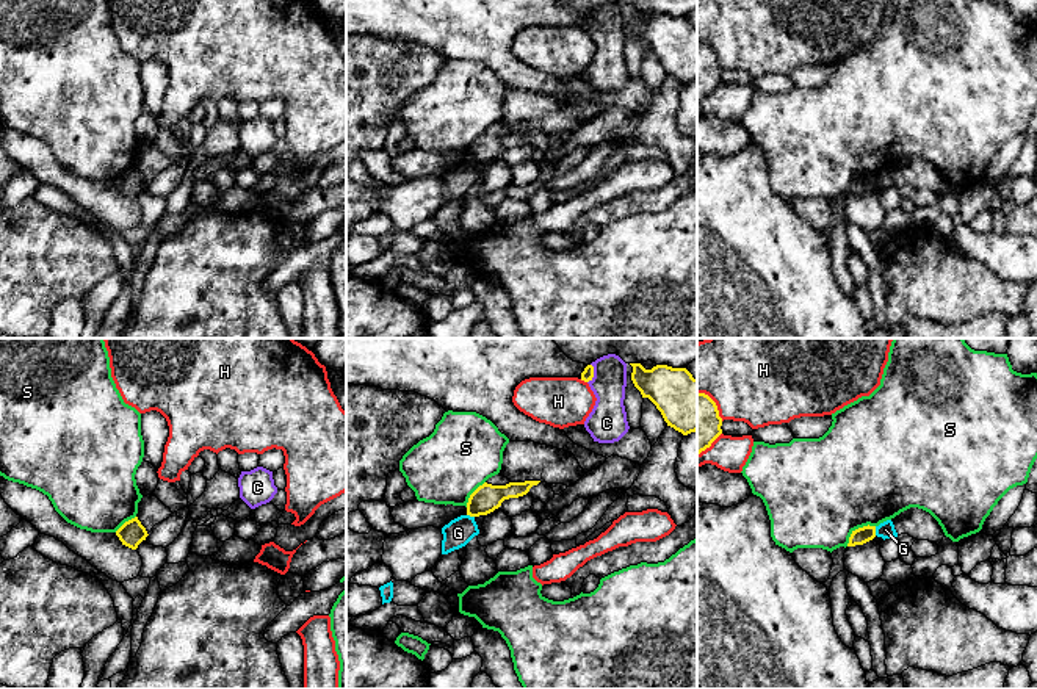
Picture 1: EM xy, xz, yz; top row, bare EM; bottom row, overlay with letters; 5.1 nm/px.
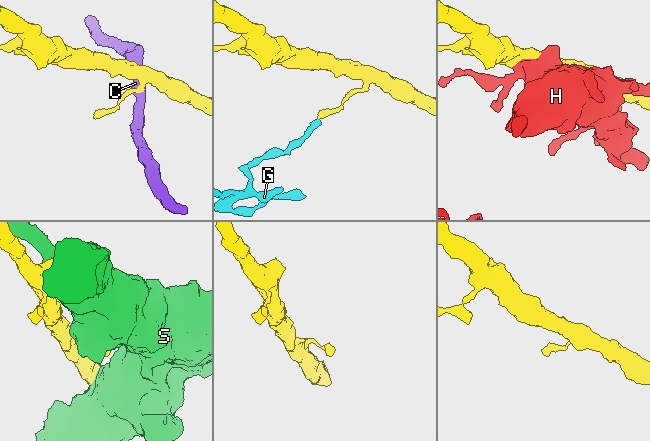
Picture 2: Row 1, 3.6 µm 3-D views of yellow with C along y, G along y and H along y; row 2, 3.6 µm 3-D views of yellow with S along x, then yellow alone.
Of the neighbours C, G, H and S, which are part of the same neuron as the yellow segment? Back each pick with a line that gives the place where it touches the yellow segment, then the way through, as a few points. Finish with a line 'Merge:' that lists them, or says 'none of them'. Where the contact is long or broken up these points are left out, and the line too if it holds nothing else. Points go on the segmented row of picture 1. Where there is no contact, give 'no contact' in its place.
Merge: none of them

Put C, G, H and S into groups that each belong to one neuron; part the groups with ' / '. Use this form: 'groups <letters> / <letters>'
groups C / G / H / S

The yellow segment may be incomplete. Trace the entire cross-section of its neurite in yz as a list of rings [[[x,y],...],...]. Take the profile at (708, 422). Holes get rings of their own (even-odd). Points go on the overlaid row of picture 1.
[[[697,393],[697,454],[711,446],[722,434],[722,418],[716,402],[705,393]]]

